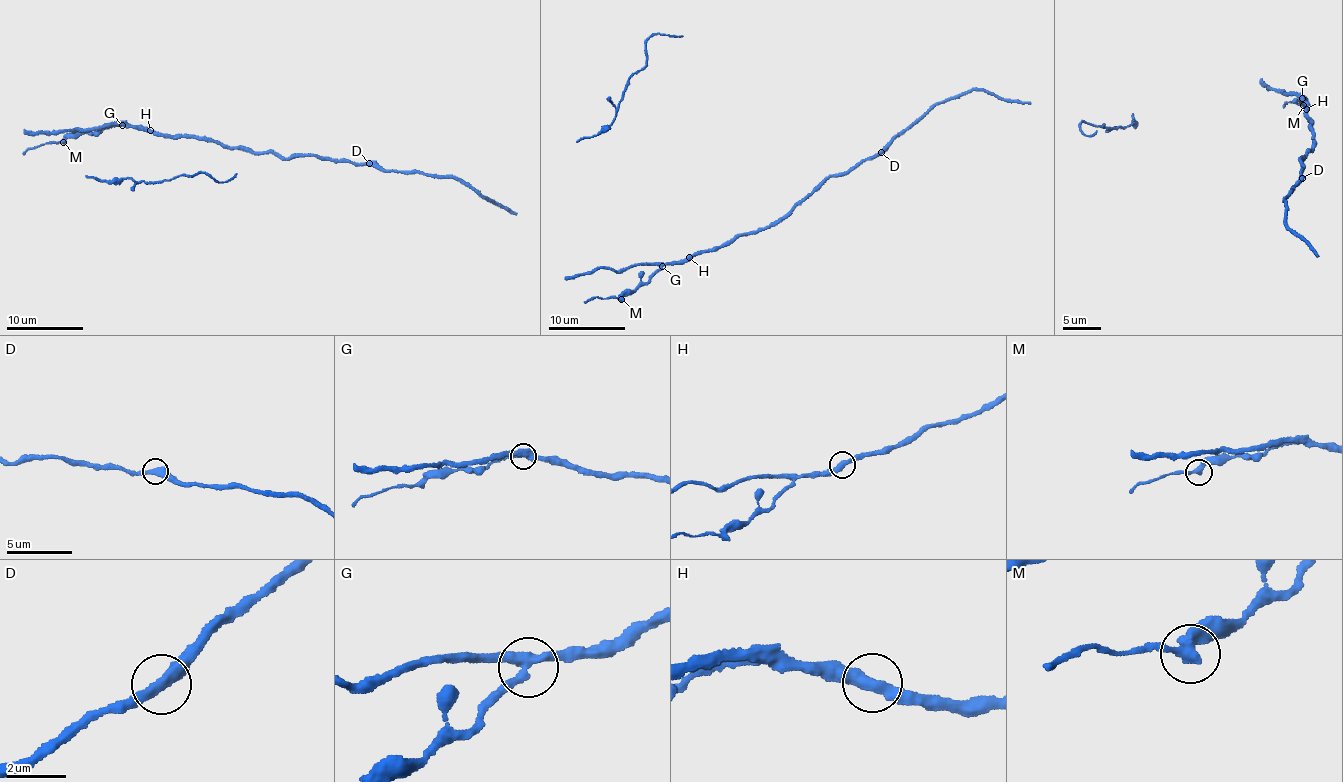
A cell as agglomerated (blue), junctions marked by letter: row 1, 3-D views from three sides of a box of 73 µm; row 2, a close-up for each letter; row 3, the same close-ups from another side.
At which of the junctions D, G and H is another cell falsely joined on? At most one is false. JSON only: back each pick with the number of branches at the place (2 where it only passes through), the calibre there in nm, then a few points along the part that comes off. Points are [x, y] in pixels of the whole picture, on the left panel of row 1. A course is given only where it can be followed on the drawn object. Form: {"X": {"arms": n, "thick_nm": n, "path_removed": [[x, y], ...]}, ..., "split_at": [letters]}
{"G": {"arms": 3, "thick_nm": 360}, "split_at": ["G"]}

